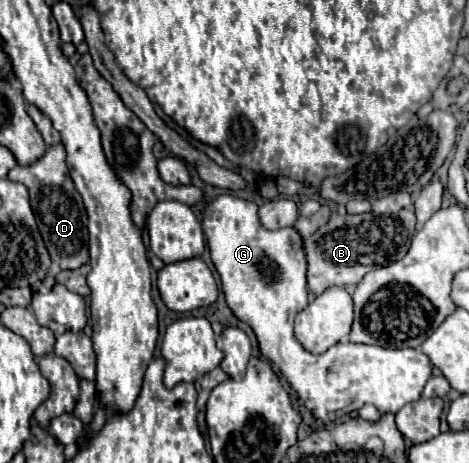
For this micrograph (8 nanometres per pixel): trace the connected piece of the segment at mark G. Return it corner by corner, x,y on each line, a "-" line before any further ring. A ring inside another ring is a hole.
218,195
214,201
206,203
202,211
202,227
208,239
212,263
222,279
222,291
232,313
248,323
256,337
264,357
280,367
292,389
304,401
304,405
312,411
312,415
320,423
334,421
338,417
350,415
358,411
364,403
376,405
380,413
396,413
406,403
416,401
424,383
432,377
432,361
416,347
416,349
388,349
374,345
356,345
356,343
336,343
322,355
308,353
302,343
294,337
294,319
300,309
306,307
306,259
302,249
302,237
296,229
276,229
270,231
260,223
258,205
234,195

